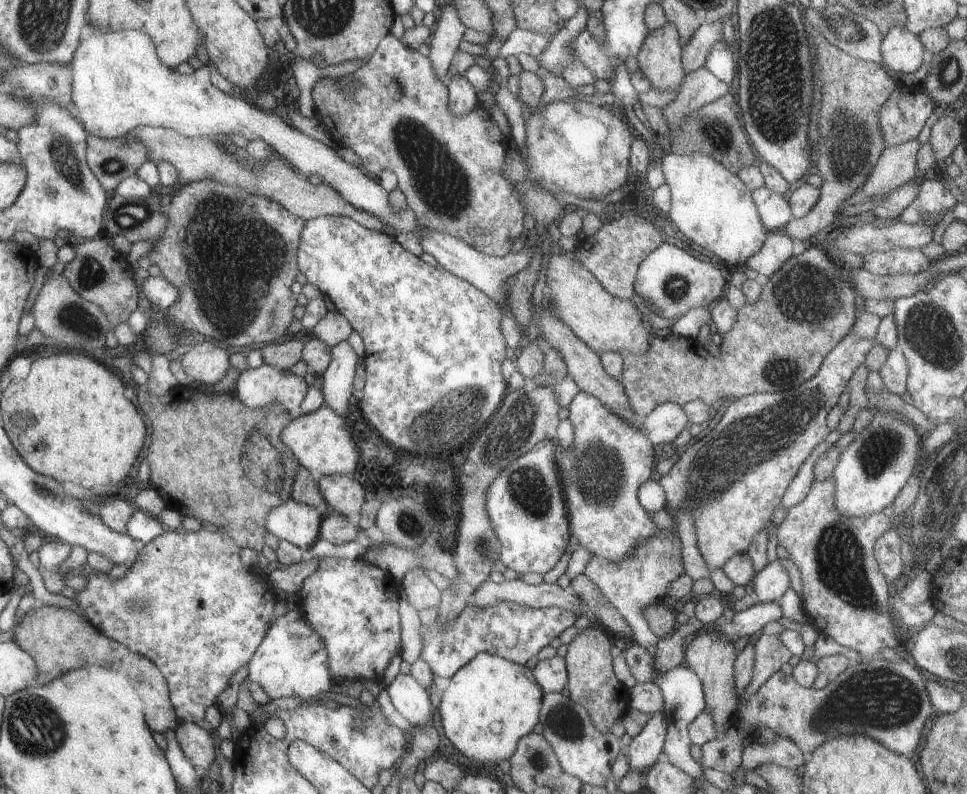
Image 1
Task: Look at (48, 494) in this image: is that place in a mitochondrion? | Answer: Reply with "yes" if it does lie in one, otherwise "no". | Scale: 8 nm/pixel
yes

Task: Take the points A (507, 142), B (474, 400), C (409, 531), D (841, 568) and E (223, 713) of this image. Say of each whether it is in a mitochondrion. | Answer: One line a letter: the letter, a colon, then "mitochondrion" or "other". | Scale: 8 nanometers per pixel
A: other
B: mitochondrion
C: mitochondrion
D: mitochondrion
E: other

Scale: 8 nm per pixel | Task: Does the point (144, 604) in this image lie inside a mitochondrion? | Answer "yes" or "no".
yes

